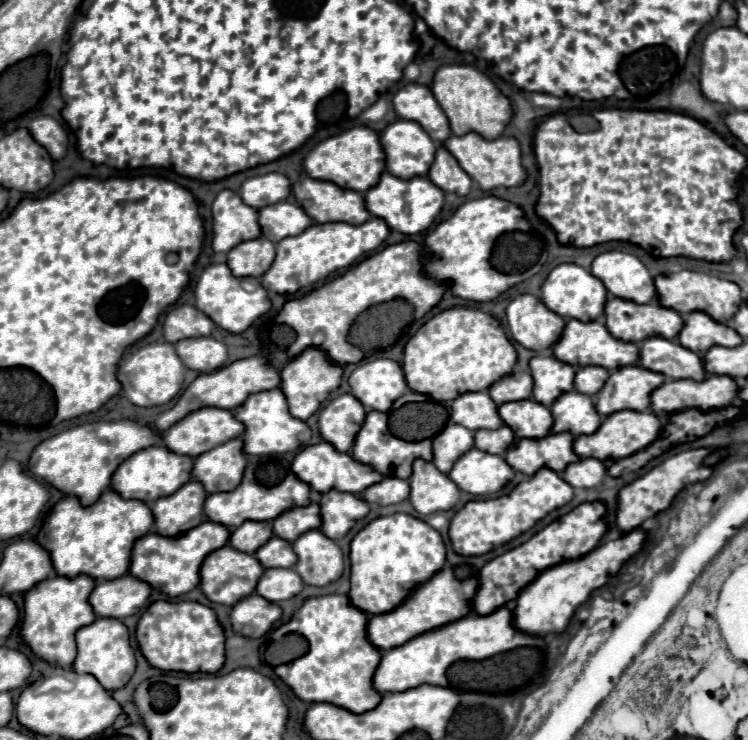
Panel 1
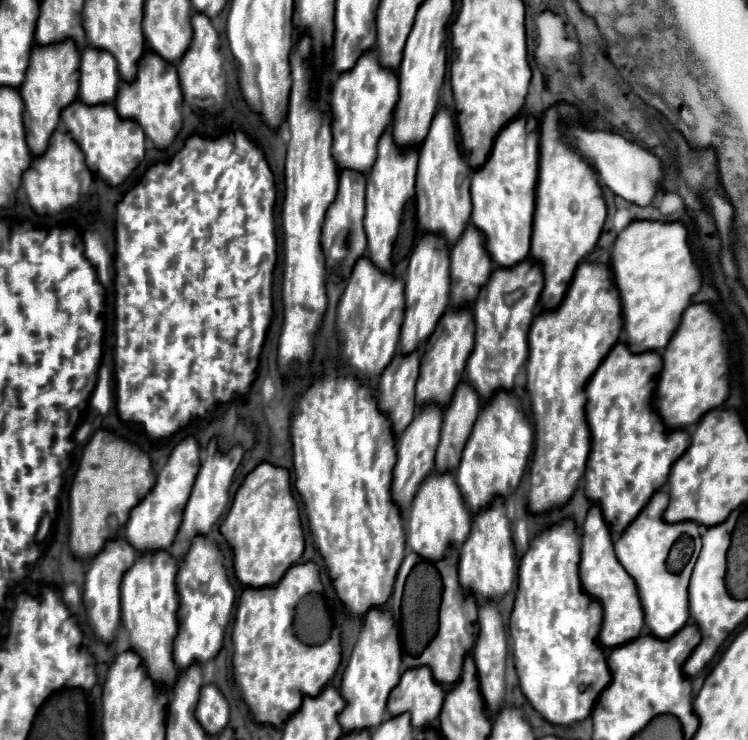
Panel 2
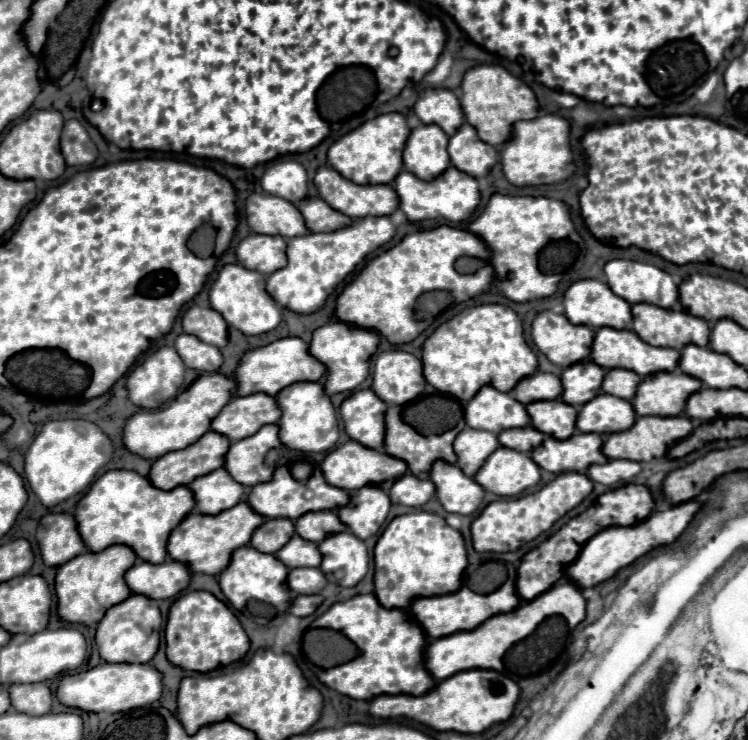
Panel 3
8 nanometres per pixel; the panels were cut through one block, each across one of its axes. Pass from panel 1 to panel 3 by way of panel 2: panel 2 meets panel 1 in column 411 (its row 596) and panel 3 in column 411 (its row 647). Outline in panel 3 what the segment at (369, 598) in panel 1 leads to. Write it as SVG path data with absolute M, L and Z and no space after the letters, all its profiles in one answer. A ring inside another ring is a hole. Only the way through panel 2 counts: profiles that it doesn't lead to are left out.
M410 512L396 516L374 546L374 594L384 608L408 608L420 596L456 592L466 568L464 538L450 528L444 518L430 512Z

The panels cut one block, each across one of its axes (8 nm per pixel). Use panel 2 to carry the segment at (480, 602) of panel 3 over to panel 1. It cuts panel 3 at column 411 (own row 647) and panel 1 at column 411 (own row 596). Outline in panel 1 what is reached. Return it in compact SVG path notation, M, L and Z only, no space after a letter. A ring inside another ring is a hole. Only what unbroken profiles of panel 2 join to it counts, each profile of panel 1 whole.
M450 566L442 568L426 584L412 590L412 594L408 596L408 600L404 600L404 604L400 604L392 612L370 618L370 622L368 622L370 642L380 650L390 650L400 644L406 644L408 640L412 640L424 632L436 630L440 626L446 626L454 620L464 618L466 614L472 612L472 598L476 596L478 584L480 584L478 578L468 578L468 580L460 582L454 578L454 570Z

